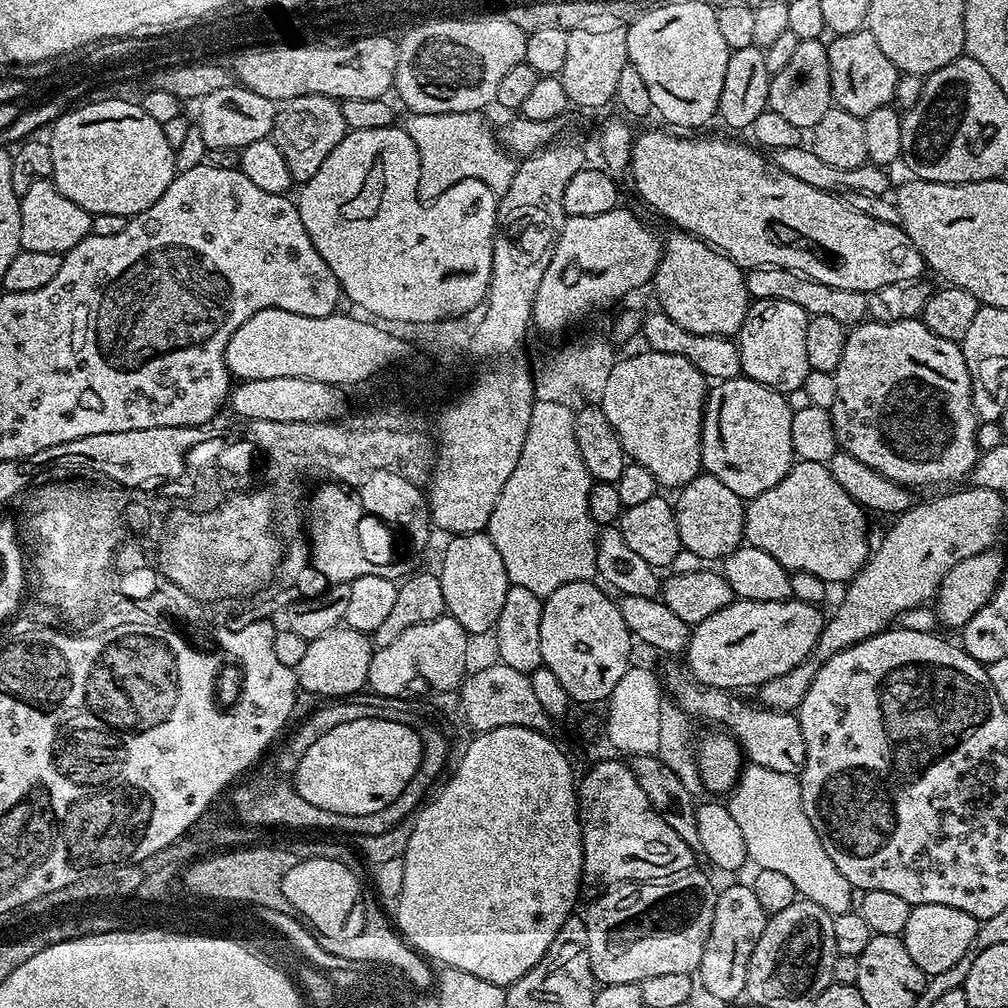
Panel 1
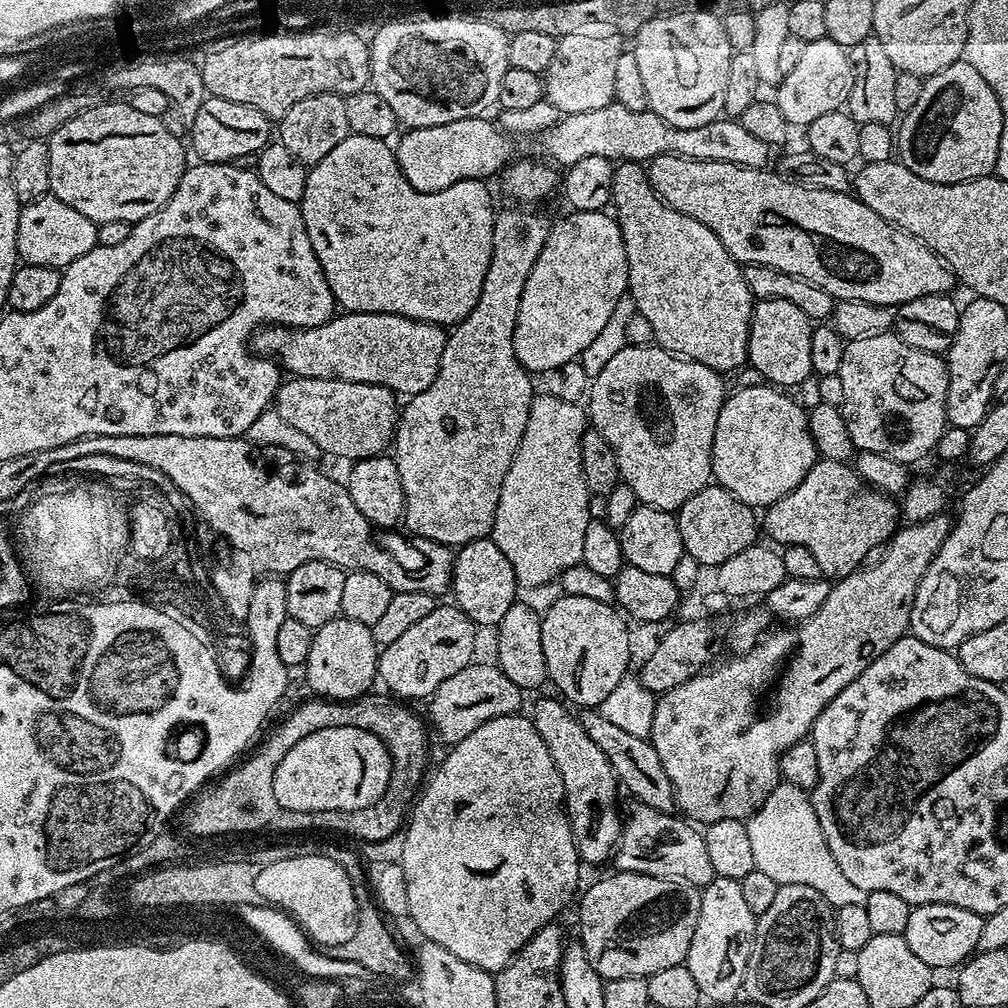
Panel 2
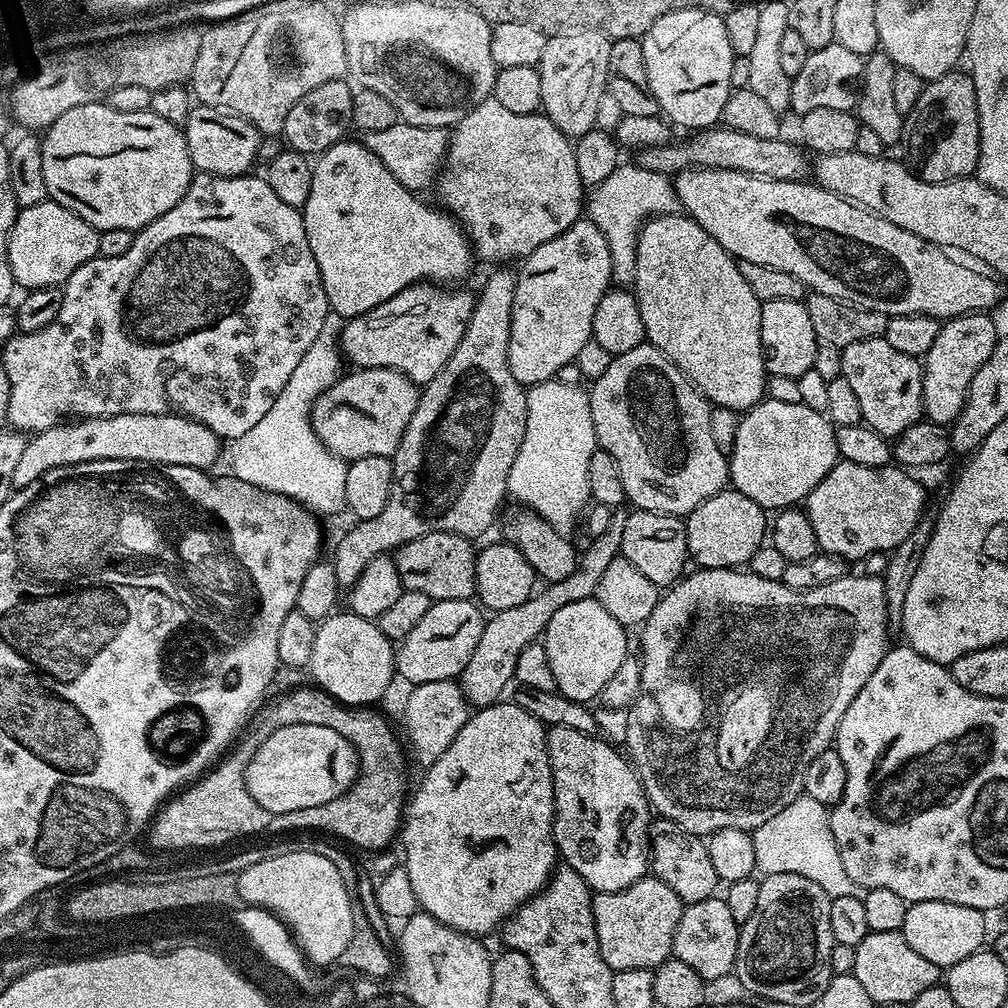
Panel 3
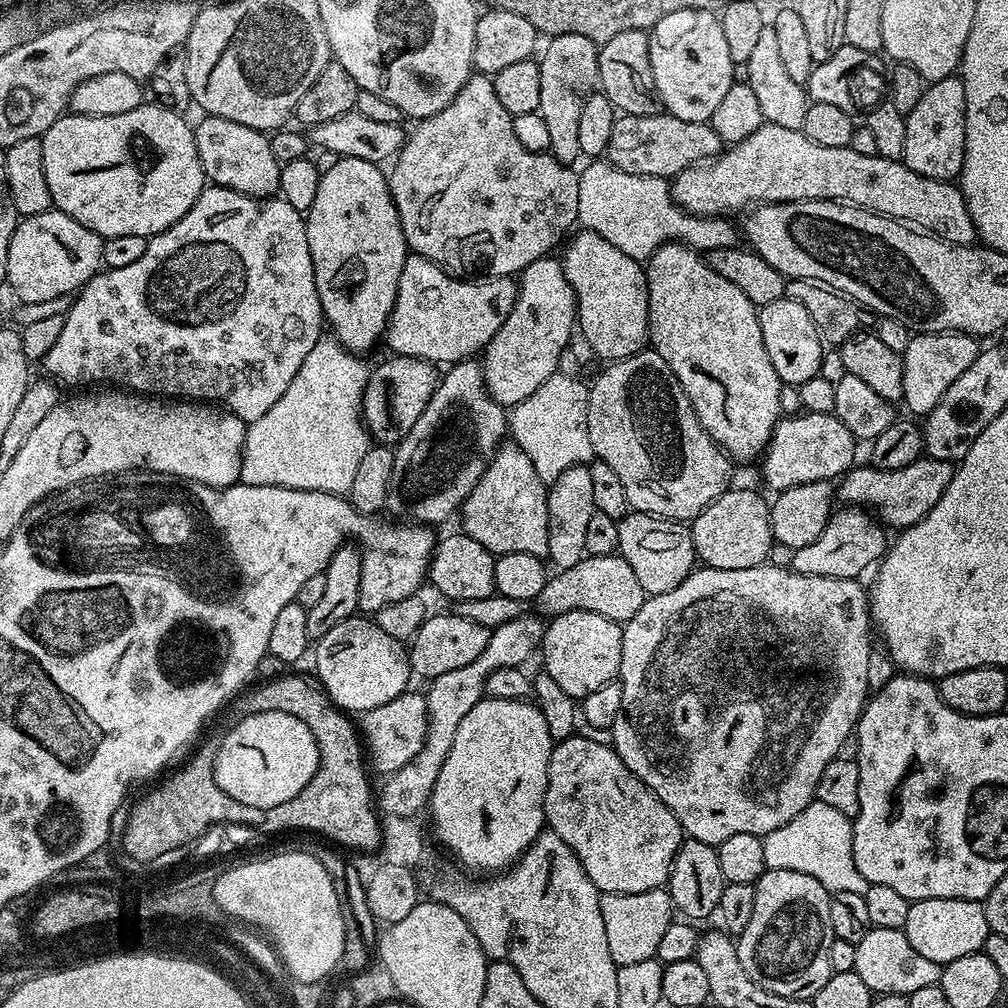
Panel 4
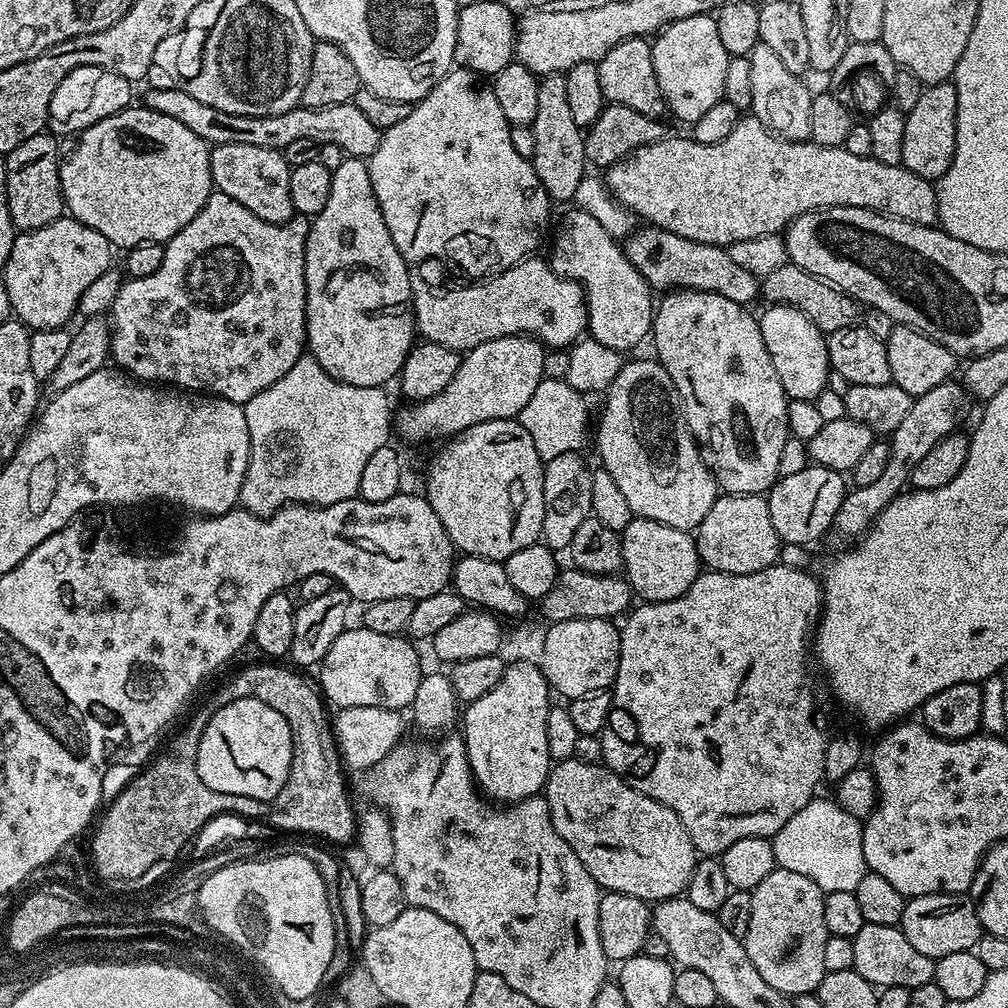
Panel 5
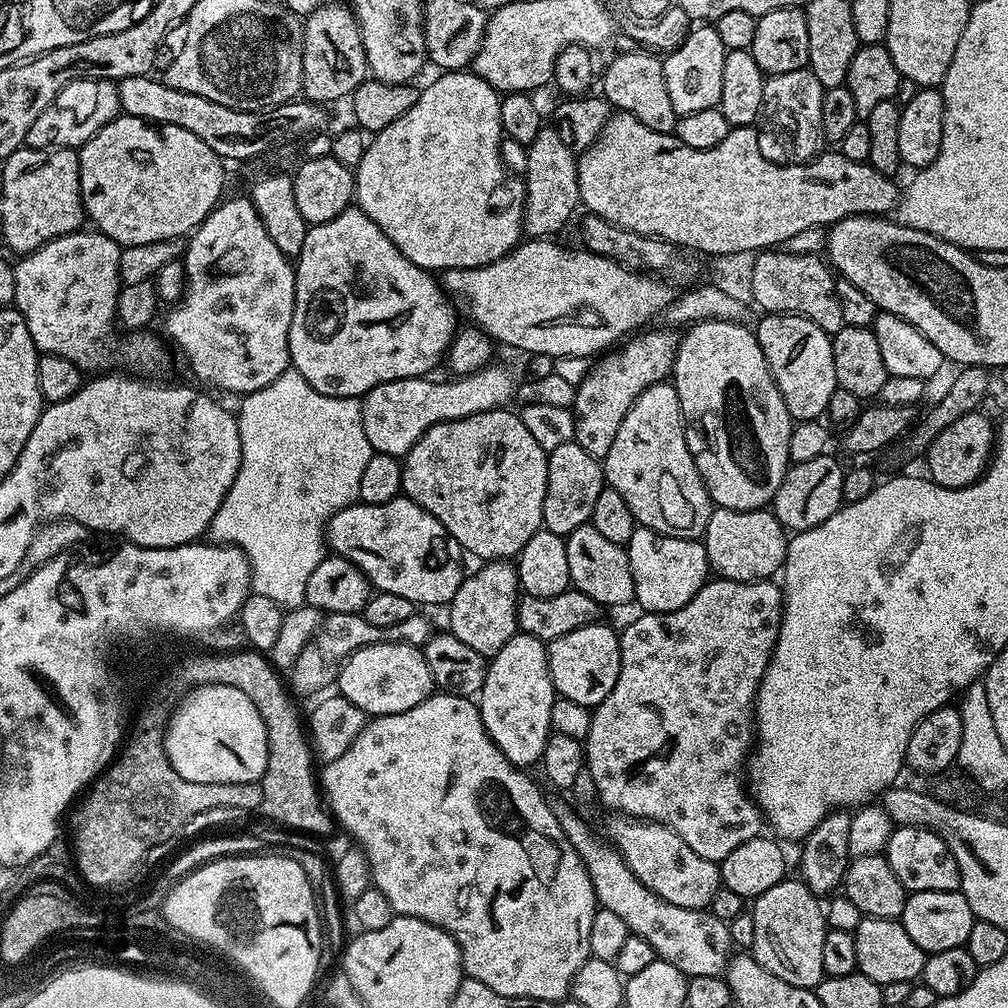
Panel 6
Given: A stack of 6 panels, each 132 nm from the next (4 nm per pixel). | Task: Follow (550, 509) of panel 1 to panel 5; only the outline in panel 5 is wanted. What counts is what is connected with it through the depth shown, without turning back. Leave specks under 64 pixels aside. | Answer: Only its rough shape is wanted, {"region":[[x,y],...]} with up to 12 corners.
{"region":[[566,380],[538,382],[520,424],[547,462],[580,452],[588,404]]}

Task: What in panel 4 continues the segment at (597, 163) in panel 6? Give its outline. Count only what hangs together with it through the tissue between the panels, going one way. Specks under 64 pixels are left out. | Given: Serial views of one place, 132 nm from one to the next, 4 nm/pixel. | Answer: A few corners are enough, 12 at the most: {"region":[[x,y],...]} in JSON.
{"region":[[767,122],[671,190],[694,216],[835,200],[972,246],[955,183]]}

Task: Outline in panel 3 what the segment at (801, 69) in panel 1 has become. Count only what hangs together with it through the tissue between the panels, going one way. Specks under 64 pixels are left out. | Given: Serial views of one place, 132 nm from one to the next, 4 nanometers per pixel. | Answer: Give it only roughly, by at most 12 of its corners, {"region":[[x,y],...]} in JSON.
{"region":[[835,42],[792,77],[791,111],[852,112],[865,57]]}

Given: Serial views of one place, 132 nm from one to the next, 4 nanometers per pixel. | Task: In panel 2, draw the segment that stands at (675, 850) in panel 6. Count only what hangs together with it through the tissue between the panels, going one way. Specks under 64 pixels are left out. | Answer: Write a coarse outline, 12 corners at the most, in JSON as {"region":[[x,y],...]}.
{"region":[[563,699],[530,712],[581,861],[611,861],[616,774]]}

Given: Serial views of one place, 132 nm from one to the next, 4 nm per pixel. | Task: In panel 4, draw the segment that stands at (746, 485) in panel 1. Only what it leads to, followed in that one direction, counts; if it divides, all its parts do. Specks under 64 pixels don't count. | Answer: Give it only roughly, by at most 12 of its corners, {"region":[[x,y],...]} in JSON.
{"region":[[831,411],[785,415],[762,453],[776,494],[835,481],[858,441]]}

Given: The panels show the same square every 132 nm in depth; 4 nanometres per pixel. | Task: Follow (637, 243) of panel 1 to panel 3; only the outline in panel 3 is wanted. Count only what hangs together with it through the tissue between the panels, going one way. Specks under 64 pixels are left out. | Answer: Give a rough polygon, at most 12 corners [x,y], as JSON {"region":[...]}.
{"region":[[581,218],[516,272],[510,374],[556,378],[590,343],[610,246]]}

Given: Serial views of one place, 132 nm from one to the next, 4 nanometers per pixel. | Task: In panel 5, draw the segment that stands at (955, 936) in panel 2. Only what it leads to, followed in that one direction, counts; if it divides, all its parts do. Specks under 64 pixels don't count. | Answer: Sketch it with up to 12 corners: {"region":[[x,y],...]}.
{"region":[[967,895],[911,897],[898,927],[934,961],[982,935]]}

